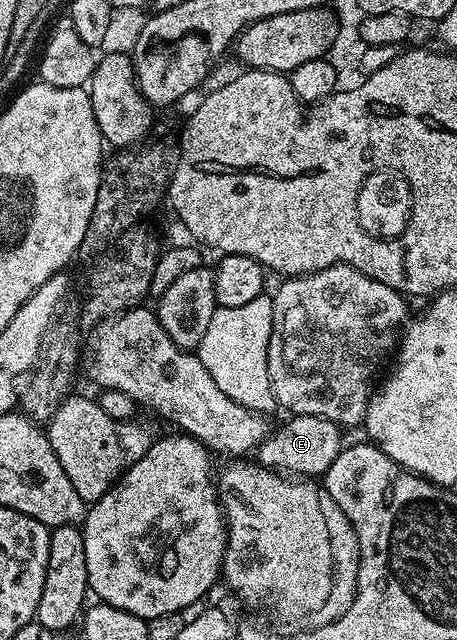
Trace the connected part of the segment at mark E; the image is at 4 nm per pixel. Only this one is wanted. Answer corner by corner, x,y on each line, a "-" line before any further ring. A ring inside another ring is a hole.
291,416
279,429
268,431
257,449
258,463
280,474
294,474
299,478
319,478
333,466
333,458
342,452
345,439
340,425
325,418
312,416

